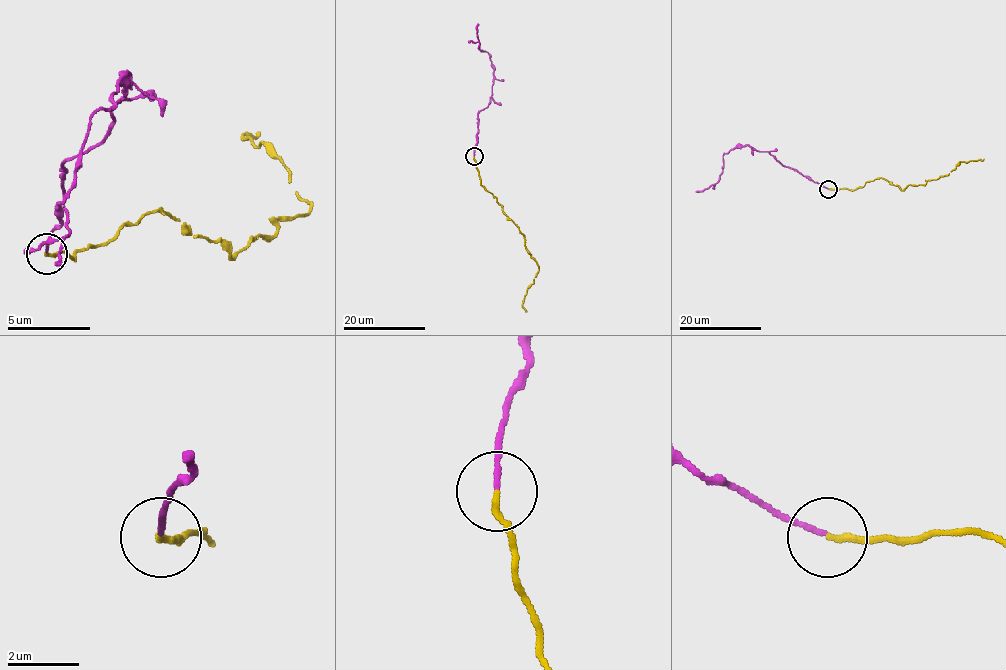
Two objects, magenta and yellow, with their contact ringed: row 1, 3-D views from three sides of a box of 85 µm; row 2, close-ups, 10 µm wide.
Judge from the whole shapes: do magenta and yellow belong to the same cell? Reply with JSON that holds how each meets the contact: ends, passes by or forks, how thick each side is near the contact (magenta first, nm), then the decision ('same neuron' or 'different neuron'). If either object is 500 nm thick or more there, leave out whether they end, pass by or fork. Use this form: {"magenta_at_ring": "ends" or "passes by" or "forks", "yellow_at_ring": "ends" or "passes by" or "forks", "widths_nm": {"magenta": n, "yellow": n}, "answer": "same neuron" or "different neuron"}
{"magenta_at_ring": "ends", "yellow_at_ring": "ends", "widths_nm": {"magenta": 120, "yellow": 180}, "answer": "same neuron"}

